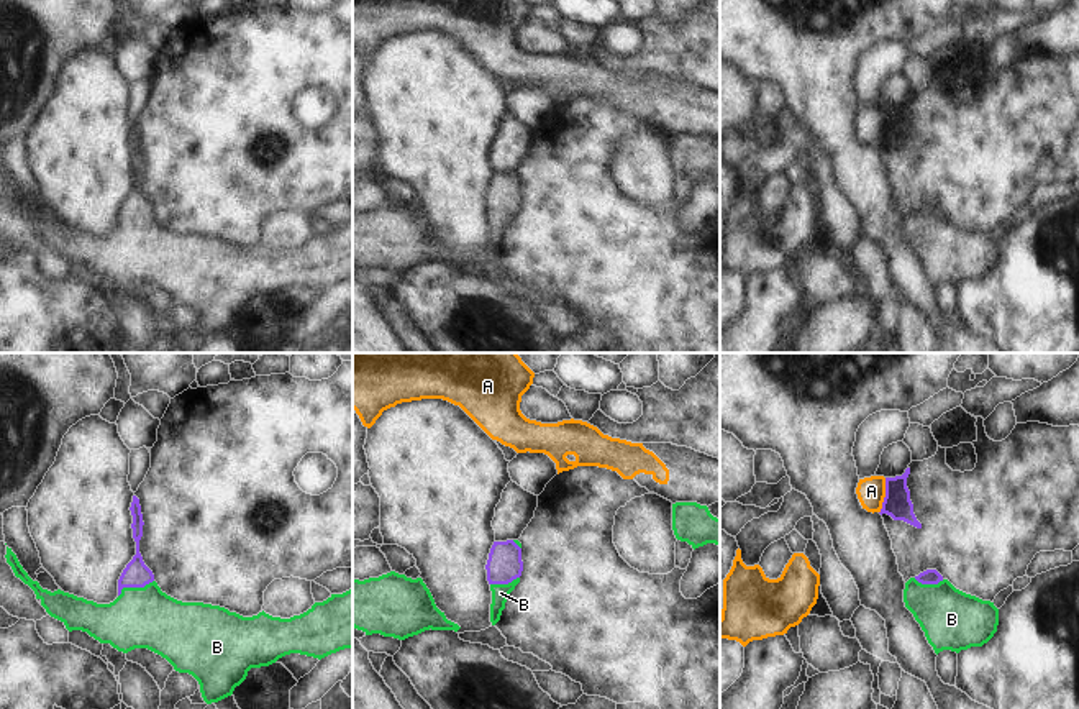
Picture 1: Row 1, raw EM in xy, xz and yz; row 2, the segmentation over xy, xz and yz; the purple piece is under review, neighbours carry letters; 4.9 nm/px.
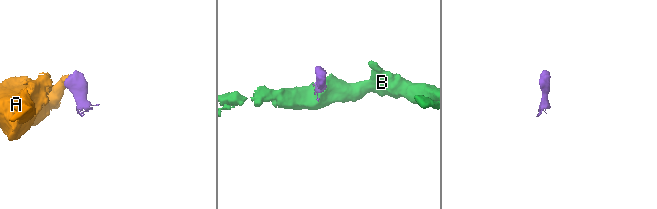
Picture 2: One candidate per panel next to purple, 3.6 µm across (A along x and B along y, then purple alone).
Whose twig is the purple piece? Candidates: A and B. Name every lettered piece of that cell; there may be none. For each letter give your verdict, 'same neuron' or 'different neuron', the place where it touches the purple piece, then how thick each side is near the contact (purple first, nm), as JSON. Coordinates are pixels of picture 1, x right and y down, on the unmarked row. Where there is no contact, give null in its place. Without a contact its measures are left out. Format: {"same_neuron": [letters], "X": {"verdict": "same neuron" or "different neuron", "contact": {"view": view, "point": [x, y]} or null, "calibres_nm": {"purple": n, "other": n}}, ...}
{"same_neuron": ["B"], "A": {"verdict": "different neuron", "contact": {"view": "yz", "point": [886, 128]}, "calibres_nm": {"purple": 140, "other": 140}}, "B": {"verdict": "same neuron", "contact": {"view": "xy", "point": [133, 219]}, "calibres_nm": {"purple": 130, "other": 300}}}

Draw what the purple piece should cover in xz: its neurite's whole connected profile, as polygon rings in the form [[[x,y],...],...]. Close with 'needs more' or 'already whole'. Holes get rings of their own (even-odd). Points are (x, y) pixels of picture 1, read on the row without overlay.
[[[518,172],[494,174],[485,197],[492,223],[490,254],[500,253],[505,235],[523,204],[521,176]]]; needs more

